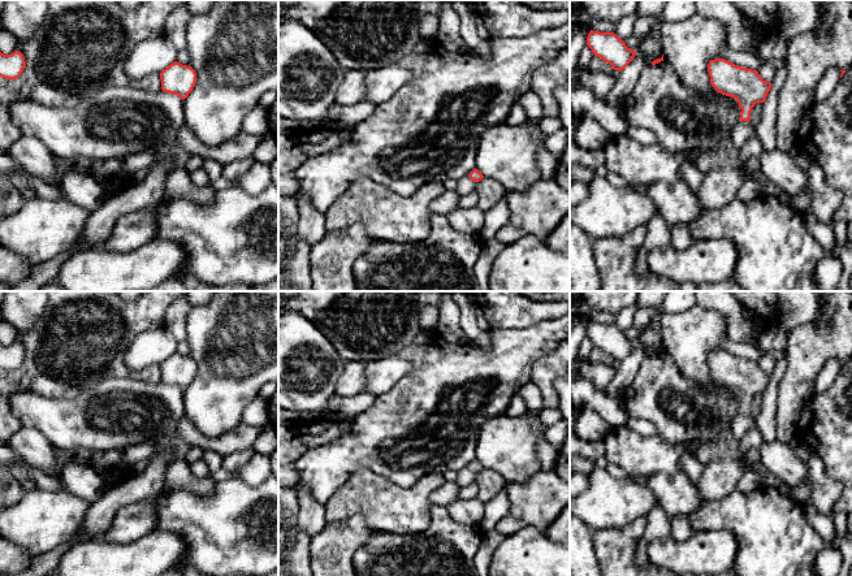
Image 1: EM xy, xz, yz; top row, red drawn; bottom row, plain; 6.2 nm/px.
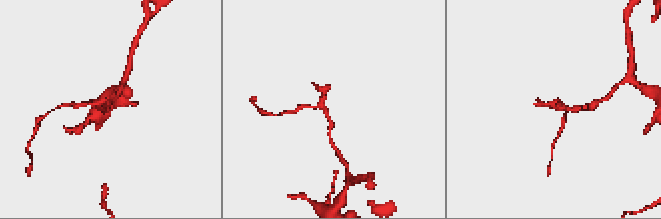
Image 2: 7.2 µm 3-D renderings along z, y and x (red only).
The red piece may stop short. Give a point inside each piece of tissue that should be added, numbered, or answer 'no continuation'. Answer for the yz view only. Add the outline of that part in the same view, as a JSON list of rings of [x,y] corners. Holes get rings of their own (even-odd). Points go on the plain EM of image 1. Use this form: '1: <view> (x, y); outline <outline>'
1: yz (742, 423); outline [[[740,412],[732,421],[730,428],[730,438],[732,445],[739,442],[744,434],[753,426],[753,420],[745,412]]]

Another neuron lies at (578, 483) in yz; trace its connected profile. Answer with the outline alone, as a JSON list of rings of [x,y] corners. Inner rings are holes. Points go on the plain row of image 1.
[[[571,472],[570,473],[570,498],[580,495],[588,488],[587,475]]]

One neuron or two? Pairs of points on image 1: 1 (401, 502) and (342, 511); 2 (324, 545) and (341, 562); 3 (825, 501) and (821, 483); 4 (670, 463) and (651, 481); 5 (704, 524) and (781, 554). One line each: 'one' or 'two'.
1: one
2: one
3: one
4: two
5: one

